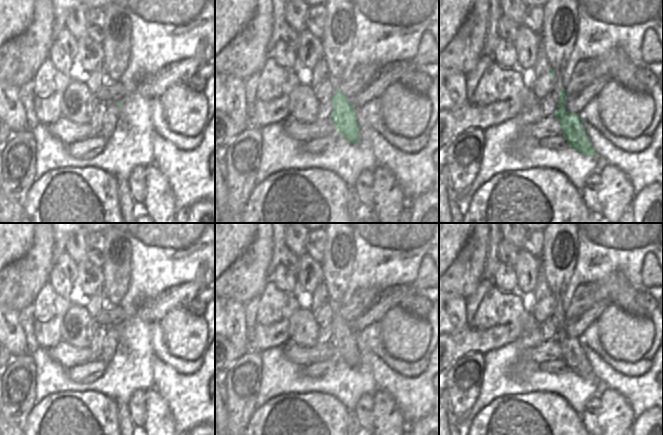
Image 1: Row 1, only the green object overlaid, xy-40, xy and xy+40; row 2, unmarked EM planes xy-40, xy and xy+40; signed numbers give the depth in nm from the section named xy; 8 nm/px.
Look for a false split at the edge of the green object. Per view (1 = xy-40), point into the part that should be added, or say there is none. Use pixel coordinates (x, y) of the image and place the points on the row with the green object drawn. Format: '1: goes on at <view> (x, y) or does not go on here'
1: does not go on here

